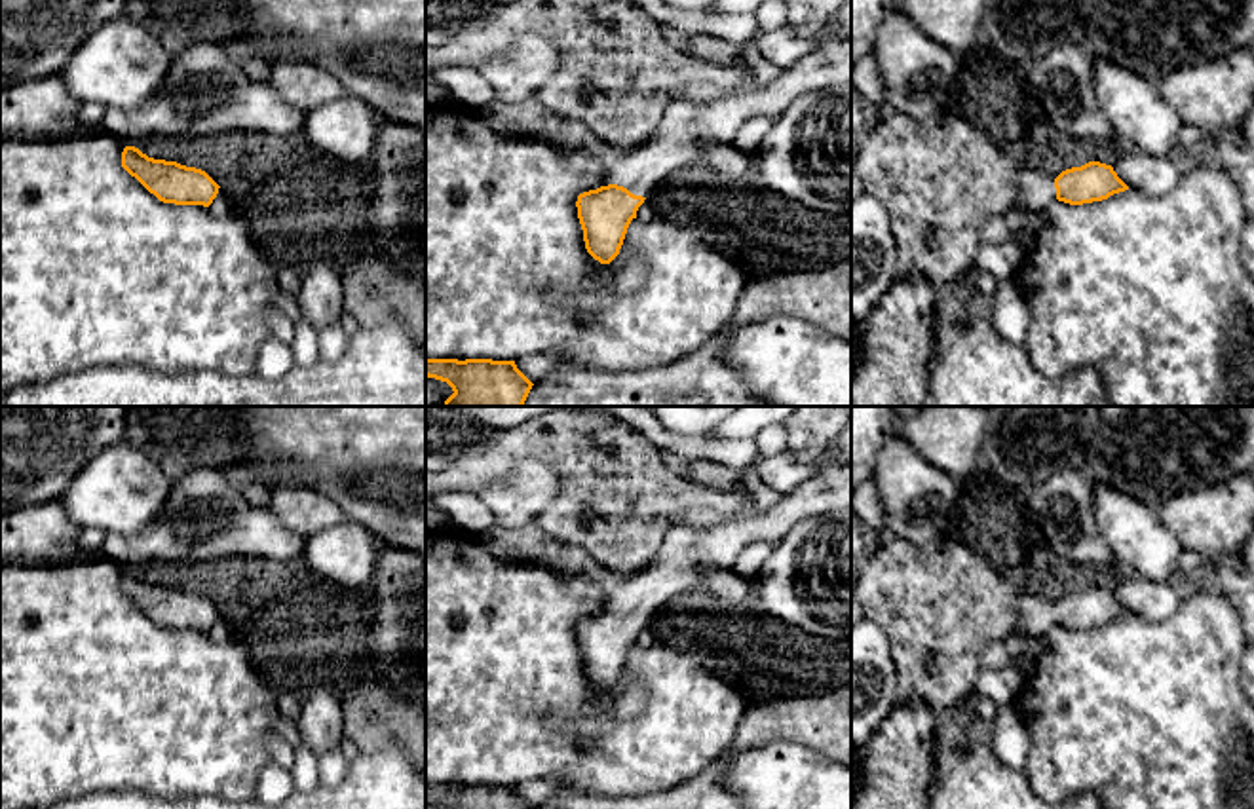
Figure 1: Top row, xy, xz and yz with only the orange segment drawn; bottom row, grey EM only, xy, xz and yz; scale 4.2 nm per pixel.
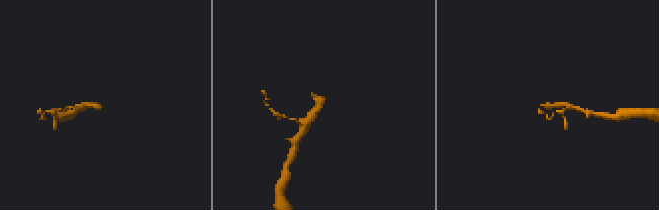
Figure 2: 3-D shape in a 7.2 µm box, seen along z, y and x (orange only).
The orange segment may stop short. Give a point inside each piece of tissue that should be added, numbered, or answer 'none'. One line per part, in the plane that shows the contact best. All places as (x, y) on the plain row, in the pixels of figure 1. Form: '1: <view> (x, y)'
1: xz (675, 568)

